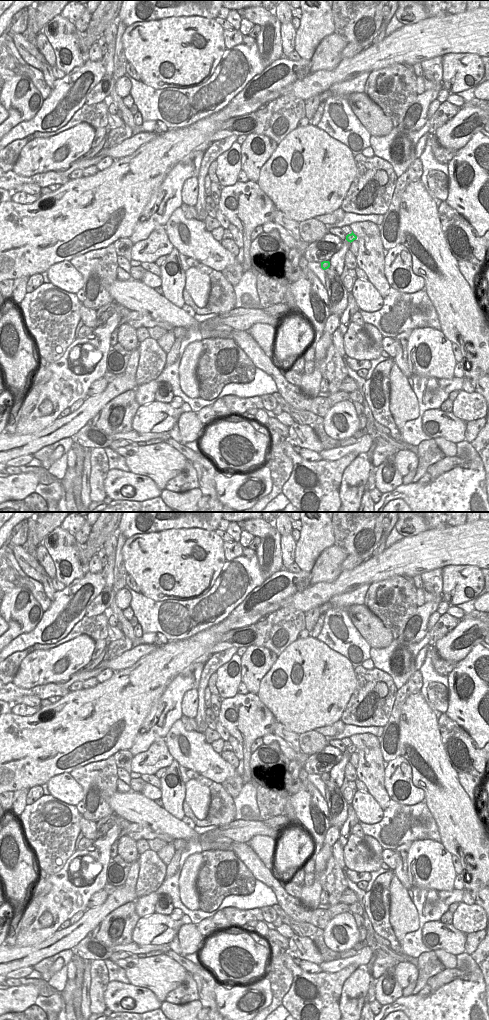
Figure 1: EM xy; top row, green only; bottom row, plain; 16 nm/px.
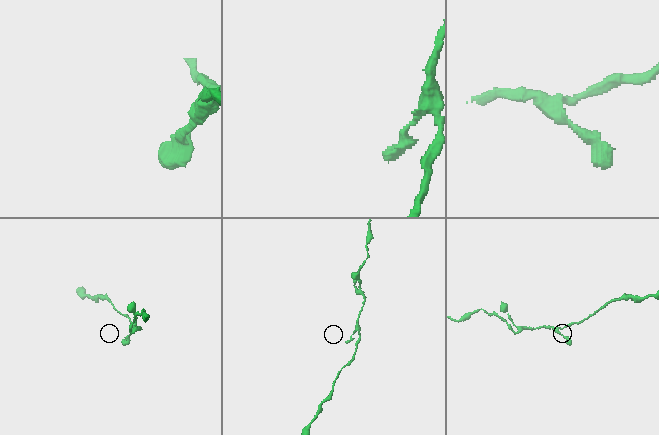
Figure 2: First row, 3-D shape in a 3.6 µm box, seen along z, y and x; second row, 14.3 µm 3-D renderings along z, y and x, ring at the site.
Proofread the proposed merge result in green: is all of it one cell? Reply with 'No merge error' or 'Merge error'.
No merge error

